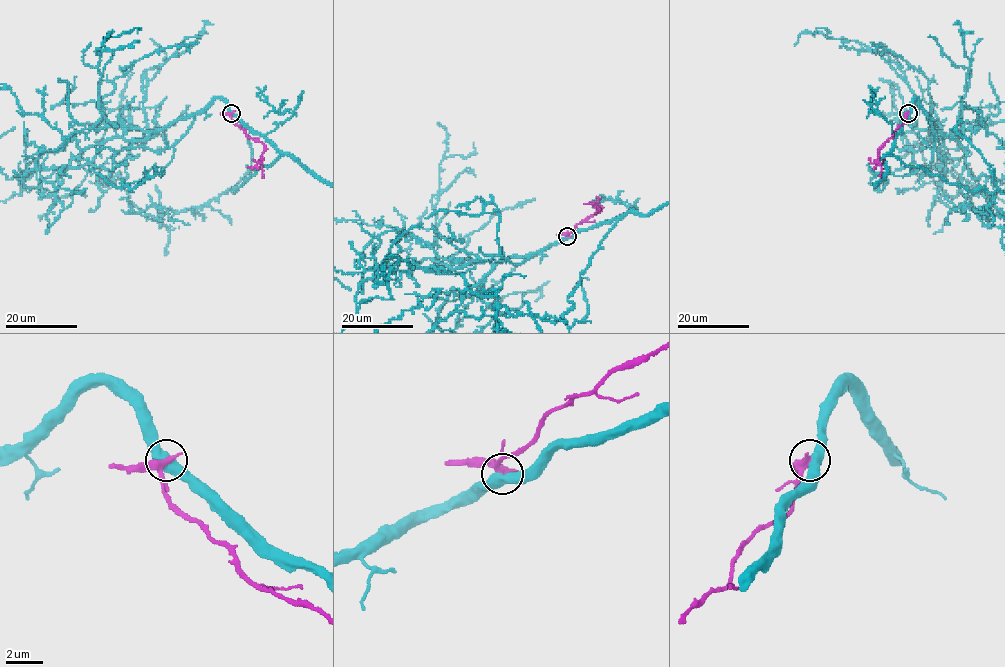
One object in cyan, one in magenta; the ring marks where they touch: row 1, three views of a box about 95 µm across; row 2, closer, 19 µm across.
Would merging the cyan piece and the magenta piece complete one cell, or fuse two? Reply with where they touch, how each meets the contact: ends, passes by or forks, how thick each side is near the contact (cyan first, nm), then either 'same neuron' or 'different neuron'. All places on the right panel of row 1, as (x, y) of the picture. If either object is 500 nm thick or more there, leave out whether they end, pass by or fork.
at (908, 113); 550 nm thick on the cyan side, 360 nm on the other; different neuron

